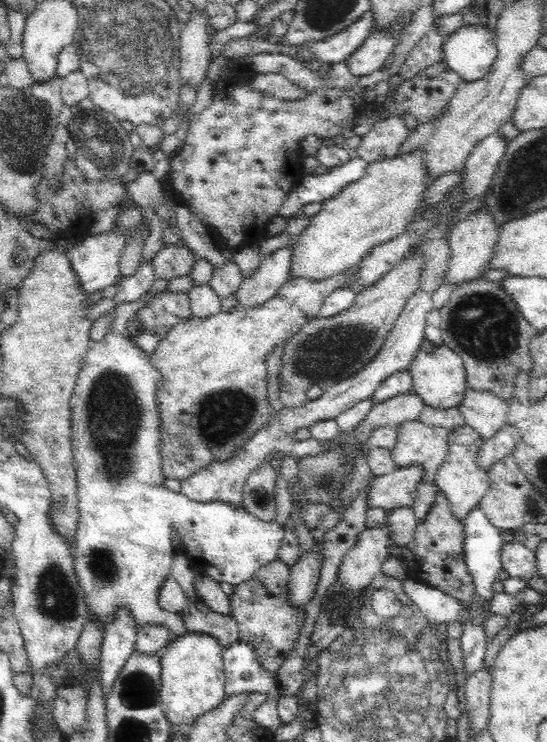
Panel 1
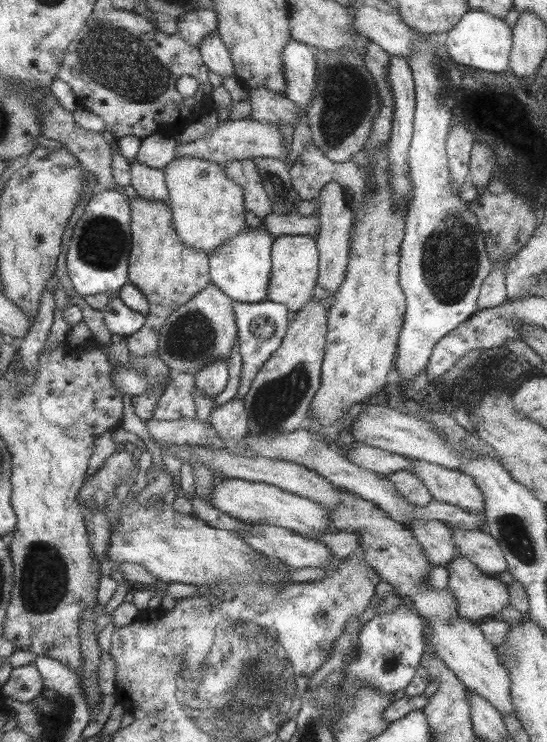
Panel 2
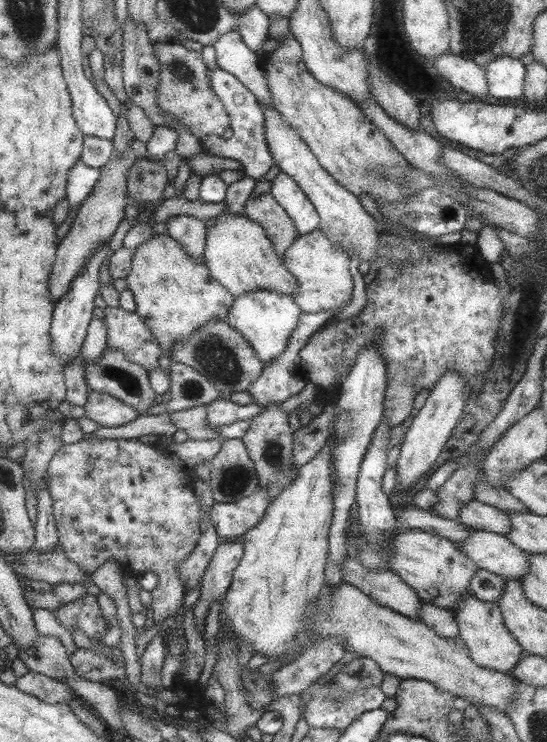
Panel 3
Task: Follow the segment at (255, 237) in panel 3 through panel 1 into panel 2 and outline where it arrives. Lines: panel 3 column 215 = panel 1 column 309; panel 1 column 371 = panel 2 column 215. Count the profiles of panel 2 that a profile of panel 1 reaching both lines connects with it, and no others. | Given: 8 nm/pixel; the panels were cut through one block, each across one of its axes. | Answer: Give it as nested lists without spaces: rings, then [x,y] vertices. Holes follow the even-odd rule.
[[[173,158],[165,168],[162,169],[167,187],[167,205],[173,217],[173,227],[177,236],[181,238],[183,245],[187,248],[202,251],[209,254],[221,247],[223,244],[244,232],[246,228],[244,213],[246,212],[243,202],[242,188],[226,176],[222,165],[201,158]]]

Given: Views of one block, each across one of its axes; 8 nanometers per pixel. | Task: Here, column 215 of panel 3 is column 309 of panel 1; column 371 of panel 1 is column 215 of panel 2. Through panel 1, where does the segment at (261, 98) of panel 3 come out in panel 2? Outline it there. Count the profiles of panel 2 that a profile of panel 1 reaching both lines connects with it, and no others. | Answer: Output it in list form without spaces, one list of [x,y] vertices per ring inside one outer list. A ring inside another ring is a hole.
[[[207,9],[191,12],[183,17],[176,19],[176,32],[187,44],[193,45],[196,49],[201,40],[209,34],[209,32],[216,32],[217,17],[215,14]]]

